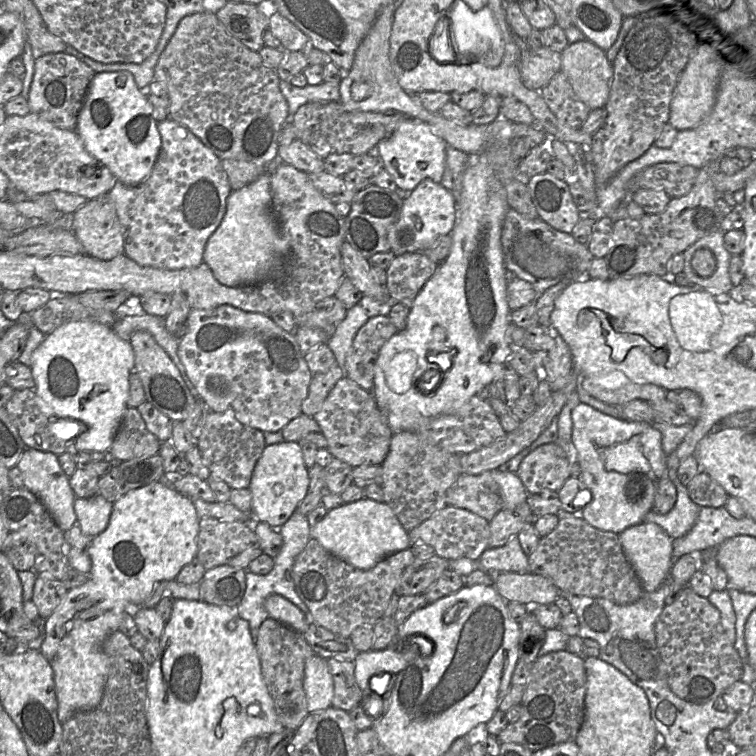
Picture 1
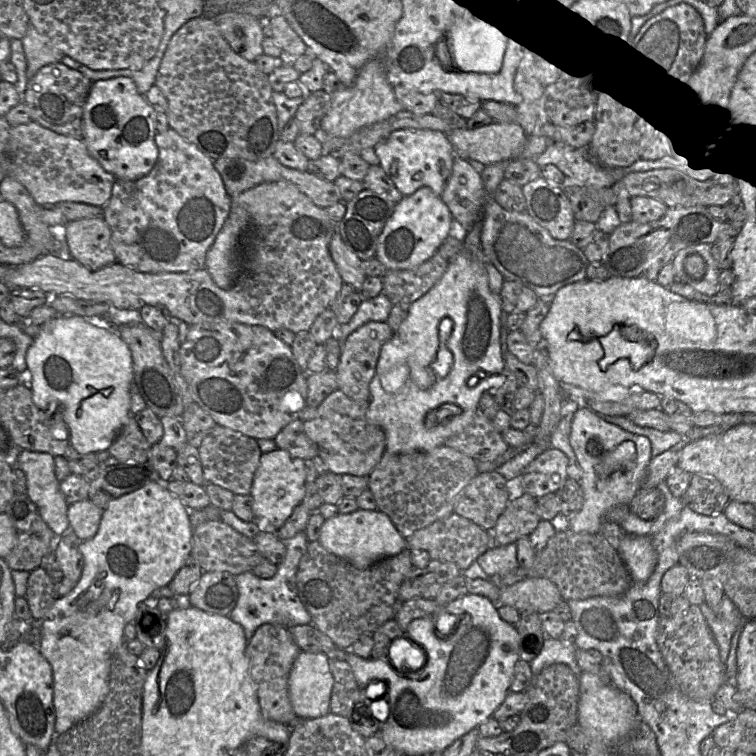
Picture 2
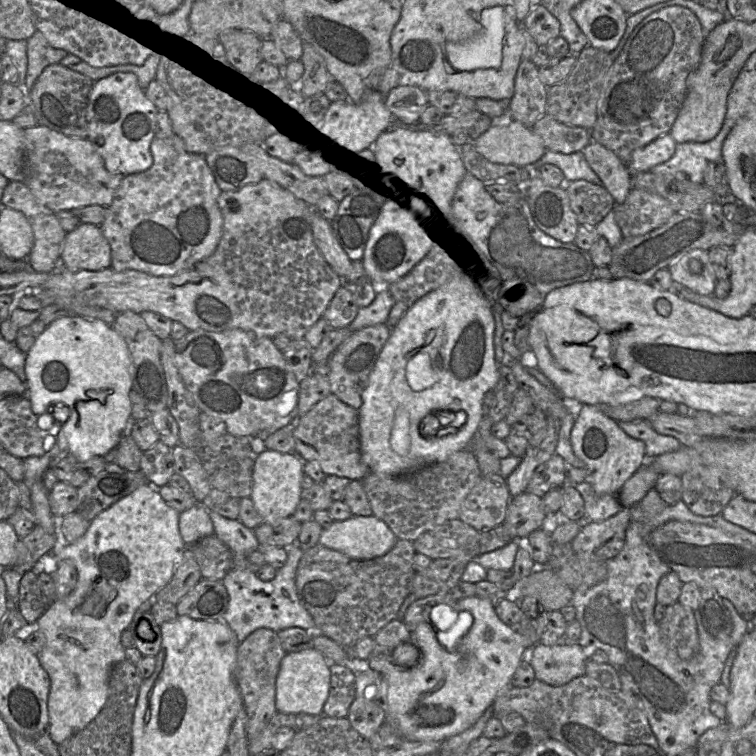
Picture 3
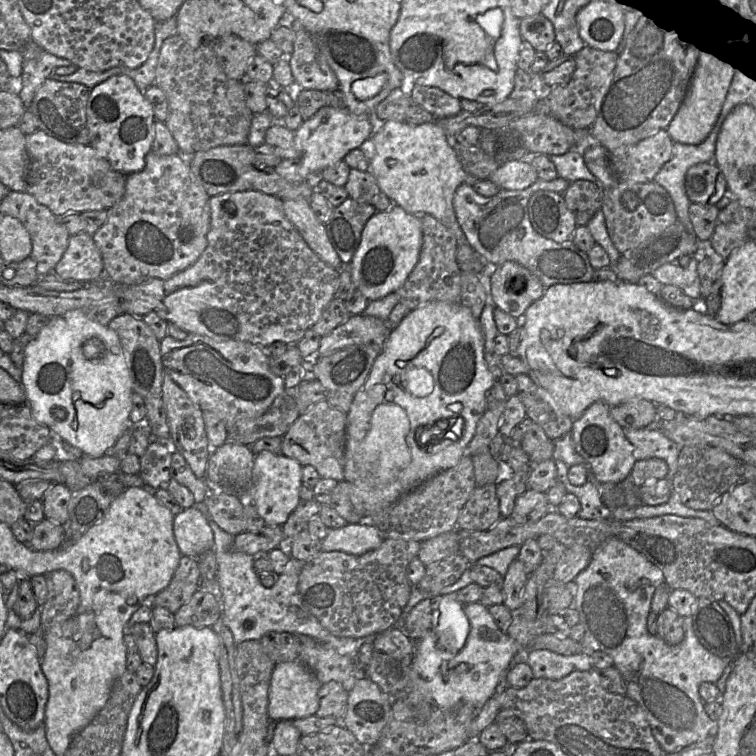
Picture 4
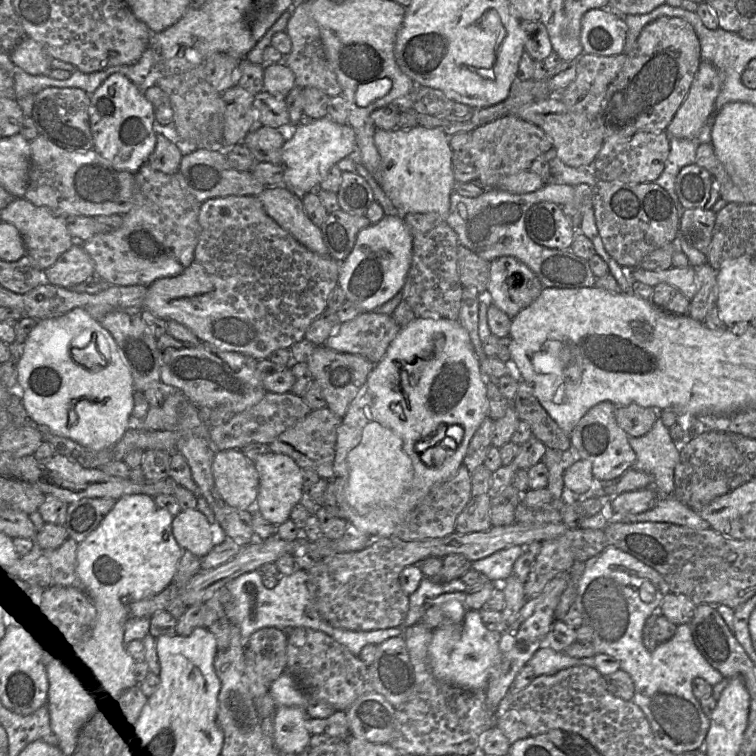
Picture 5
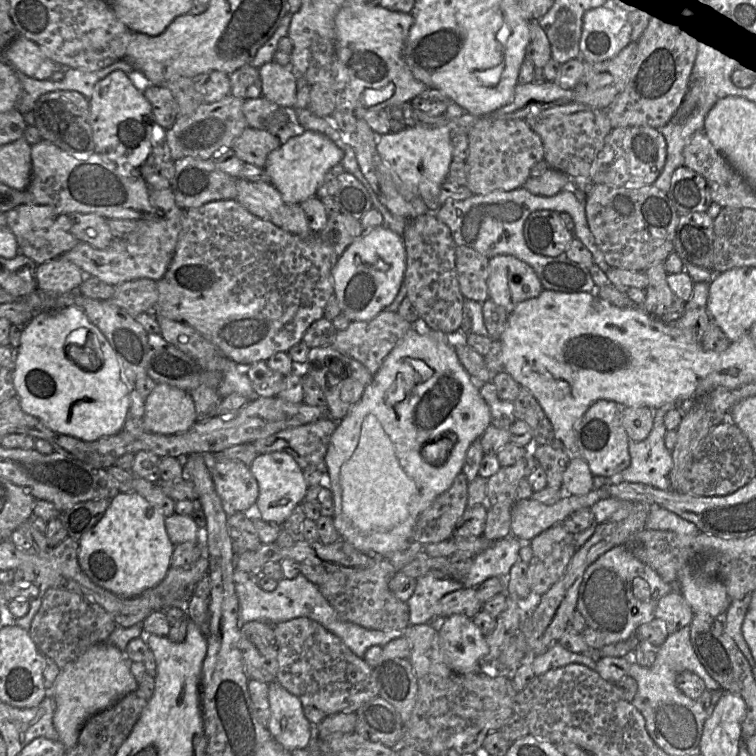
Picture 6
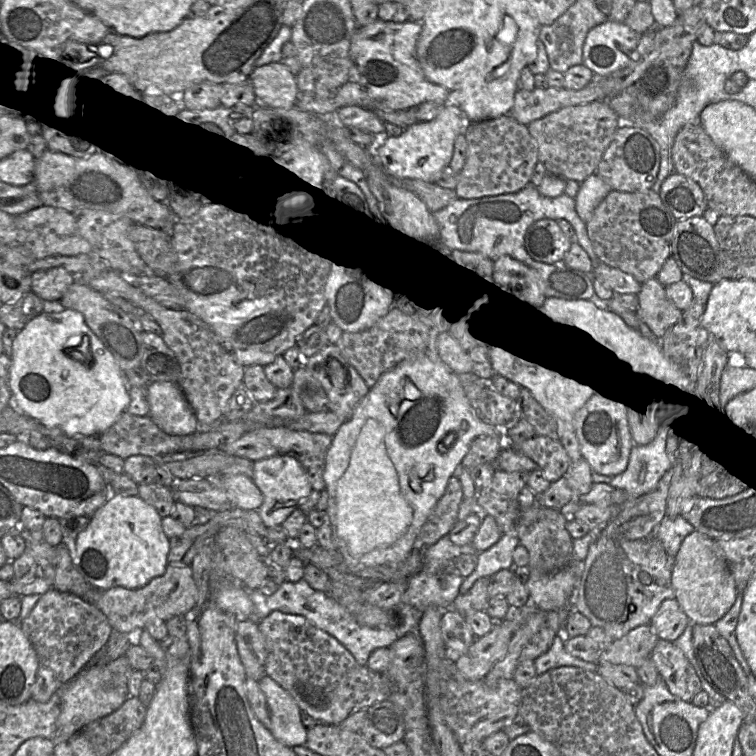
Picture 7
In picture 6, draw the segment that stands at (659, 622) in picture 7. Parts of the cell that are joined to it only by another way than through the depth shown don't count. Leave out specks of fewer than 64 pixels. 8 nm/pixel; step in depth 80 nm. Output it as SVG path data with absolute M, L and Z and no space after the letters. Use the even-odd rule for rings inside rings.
M679 591L662 597L654 611L654 617L665 622L669 634L691 624L695 614Z

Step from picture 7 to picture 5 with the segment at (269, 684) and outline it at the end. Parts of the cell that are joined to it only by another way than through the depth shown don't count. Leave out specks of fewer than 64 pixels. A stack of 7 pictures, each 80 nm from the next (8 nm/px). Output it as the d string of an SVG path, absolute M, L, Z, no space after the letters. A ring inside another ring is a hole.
M276 707L273 716L273 738L282 754L299 755L308 745L311 734L306 728L308 716L301 707Z

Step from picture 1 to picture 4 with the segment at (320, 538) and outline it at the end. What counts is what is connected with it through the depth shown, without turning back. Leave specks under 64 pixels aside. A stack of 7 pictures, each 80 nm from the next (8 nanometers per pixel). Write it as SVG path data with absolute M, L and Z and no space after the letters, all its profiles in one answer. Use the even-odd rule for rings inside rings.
M346 523L344 527L329 529L320 542L324 552L340 551L362 555L381 546L386 536L370 523Z

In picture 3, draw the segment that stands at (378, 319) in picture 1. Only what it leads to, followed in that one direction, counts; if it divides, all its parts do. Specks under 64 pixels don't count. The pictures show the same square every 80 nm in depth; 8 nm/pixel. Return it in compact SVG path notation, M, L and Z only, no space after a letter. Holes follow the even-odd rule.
M386 324L366 326L352 332L351 335L337 348L329 358L330 393L342 402L358 410L362 405L362 391L364 390L370 373L377 361L384 344L389 338L391 329Z

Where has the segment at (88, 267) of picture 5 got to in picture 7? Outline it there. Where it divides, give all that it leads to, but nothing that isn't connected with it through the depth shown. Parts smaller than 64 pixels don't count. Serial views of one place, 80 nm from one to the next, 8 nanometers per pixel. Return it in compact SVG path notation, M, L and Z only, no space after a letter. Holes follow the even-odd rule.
M62 267L32 273L31 292L46 302L59 302L64 292L77 281L77 276Z

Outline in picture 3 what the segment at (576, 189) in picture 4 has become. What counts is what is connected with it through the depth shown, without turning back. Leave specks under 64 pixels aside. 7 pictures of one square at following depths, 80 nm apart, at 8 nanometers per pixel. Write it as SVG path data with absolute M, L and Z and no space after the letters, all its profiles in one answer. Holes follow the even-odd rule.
M575 180L567 183L565 190L579 225L596 226L616 204L602 184Z

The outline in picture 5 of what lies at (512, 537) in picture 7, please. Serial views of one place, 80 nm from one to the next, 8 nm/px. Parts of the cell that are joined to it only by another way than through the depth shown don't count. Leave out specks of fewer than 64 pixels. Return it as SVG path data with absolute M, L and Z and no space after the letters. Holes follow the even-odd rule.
M521 546L499 550L492 555L471 563L471 569L485 574L495 585L513 574L513 565L523 552Z

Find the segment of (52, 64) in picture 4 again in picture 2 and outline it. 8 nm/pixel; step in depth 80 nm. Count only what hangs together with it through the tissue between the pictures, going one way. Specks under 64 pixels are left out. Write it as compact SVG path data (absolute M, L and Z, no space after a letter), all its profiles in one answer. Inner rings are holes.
M28 25L22 40L27 60L26 75L30 80L45 65L60 62L64 57L62 51L54 47L48 37L40 34L32 25Z

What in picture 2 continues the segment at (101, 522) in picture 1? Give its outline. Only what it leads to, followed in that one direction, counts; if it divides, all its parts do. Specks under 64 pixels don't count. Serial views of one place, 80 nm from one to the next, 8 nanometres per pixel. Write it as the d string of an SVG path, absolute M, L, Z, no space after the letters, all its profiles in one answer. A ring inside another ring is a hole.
M89 499L75 502L68 507L70 532L80 541L93 538L100 526L104 509L96 506Z

